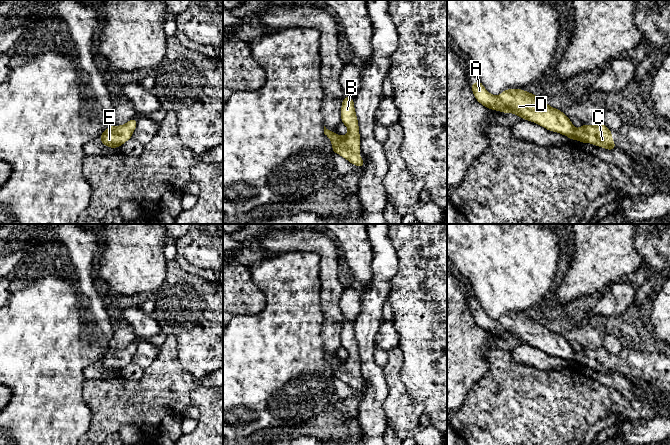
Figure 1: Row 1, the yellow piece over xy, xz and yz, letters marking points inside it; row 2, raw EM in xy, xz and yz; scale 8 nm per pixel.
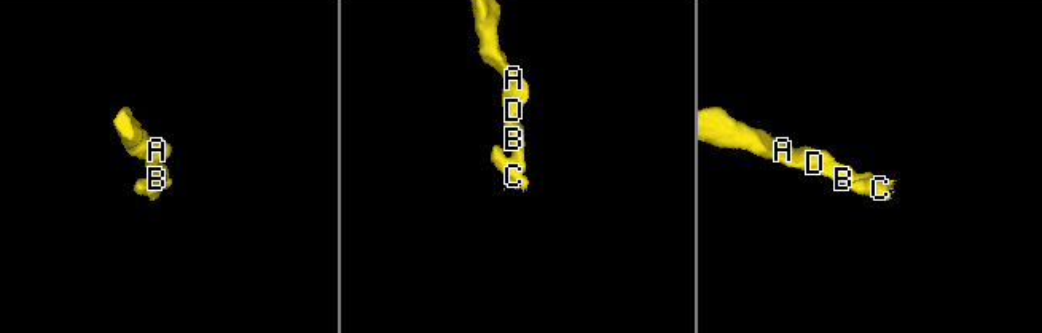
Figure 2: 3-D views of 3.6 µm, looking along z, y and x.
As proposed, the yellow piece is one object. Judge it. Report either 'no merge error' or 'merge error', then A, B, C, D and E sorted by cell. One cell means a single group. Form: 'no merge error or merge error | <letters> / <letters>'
no merge error | A B C D E

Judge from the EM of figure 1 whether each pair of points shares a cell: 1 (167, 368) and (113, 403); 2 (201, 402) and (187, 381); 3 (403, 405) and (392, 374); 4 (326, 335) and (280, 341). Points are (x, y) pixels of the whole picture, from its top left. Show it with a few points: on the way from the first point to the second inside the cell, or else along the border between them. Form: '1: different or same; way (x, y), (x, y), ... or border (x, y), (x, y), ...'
1: same; way (154, 381), (133, 402), (126, 402)
2: different; border (197, 386), (191, 393), (191, 404)
3: same; way (398, 397), (394, 382)
4: different; border (322, 313), (321, 340), (324, 349)

